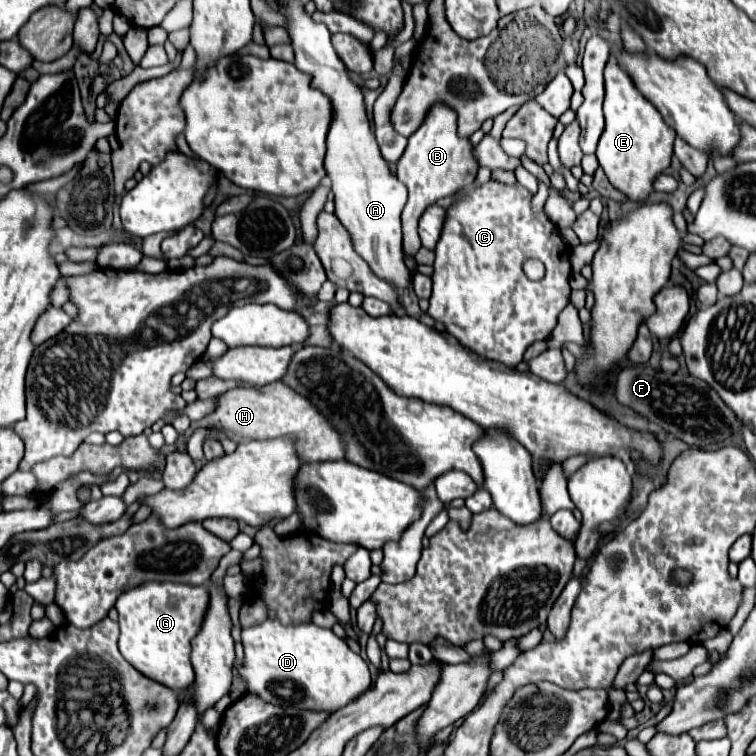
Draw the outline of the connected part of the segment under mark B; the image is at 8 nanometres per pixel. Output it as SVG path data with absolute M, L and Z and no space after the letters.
M435 102L429 108L419 130L409 138L409 144L395 166L397 166L397 178L405 182L409 188L409 200L401 214L403 250L407 254L415 254L421 248L417 236L419 216L425 212L427 206L435 204L439 198L451 196L457 190L473 184L479 170L479 162L475 158L475 146L469 142L469 138L461 138L457 134L457 114L449 110L449 106L445 106L443 102Z

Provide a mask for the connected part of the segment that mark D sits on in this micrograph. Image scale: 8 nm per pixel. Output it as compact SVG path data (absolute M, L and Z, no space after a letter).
M267 618L261 624L243 628L241 642L245 648L245 666L239 670L249 686L249 692L265 698L265 702L277 706L295 706L305 710L329 710L335 712L337 708L345 706L359 694L363 694L371 686L371 676L365 660L355 654L345 640L335 636L331 630L321 628L313 622L301 624L281 624L277 618Z

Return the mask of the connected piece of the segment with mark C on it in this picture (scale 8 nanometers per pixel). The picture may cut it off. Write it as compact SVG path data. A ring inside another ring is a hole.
M495 178L481 186L473 186L471 190L461 190L455 202L447 208L443 232L435 248L429 316L437 322L443 322L447 332L453 334L463 346L489 360L503 362L505 366L517 366L531 342L547 340L551 336L553 328L557 326L557 316L569 304L571 296L571 248L563 242L557 226L547 218L545 210L533 212L533 196L535 194L519 182L509 186ZM529 258L545 264L547 272L543 280L533 282L523 272L523 264Z

